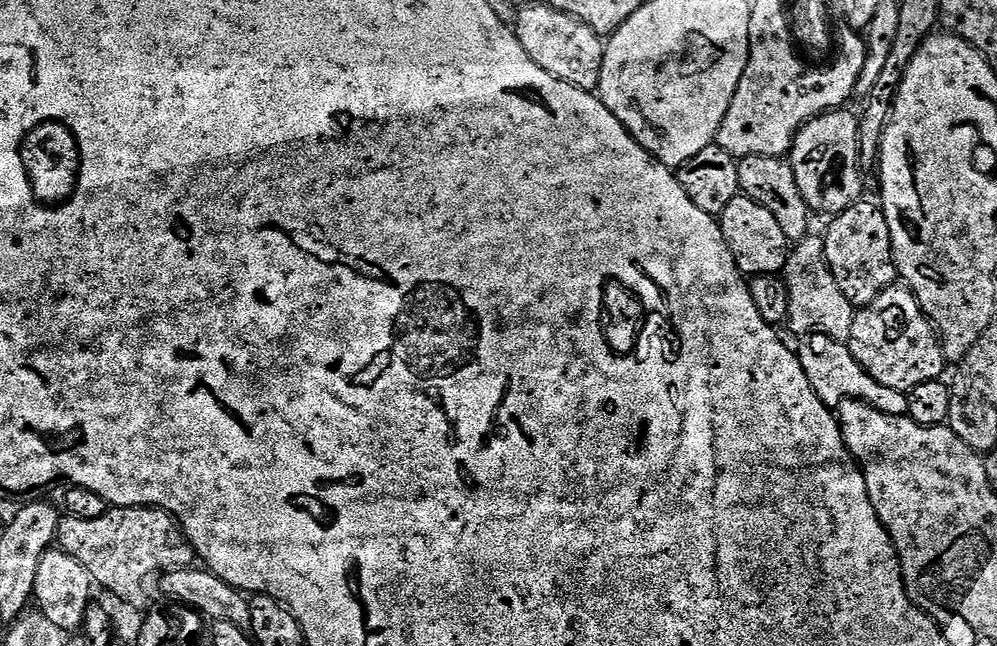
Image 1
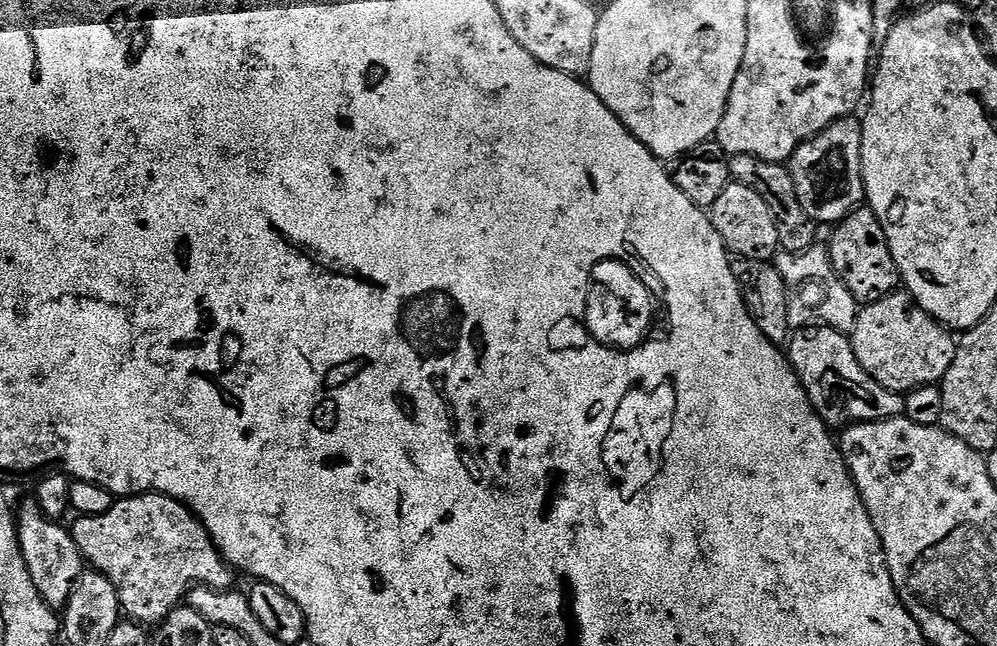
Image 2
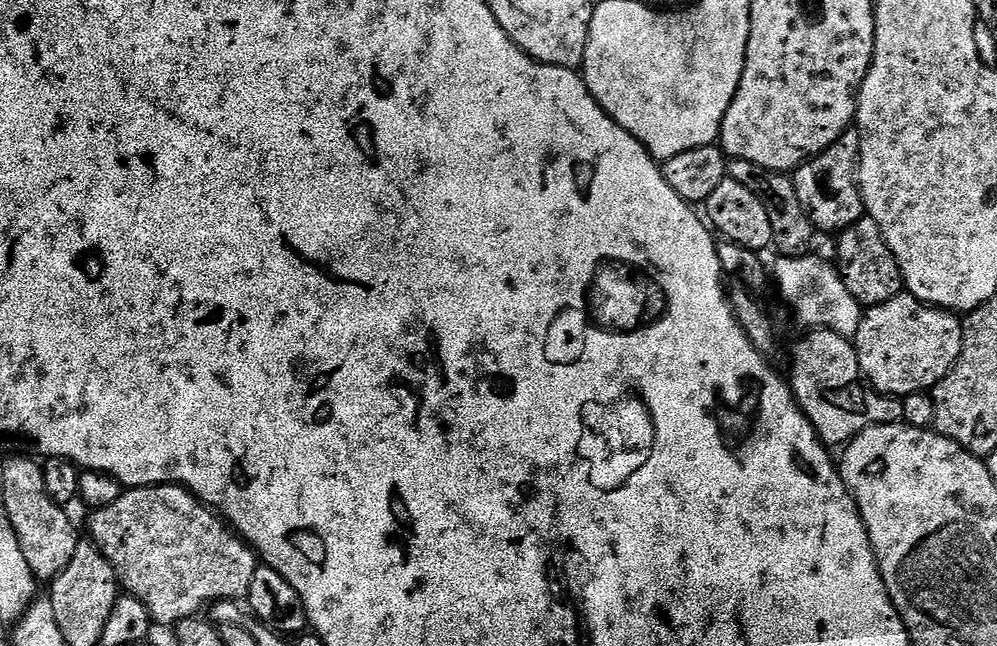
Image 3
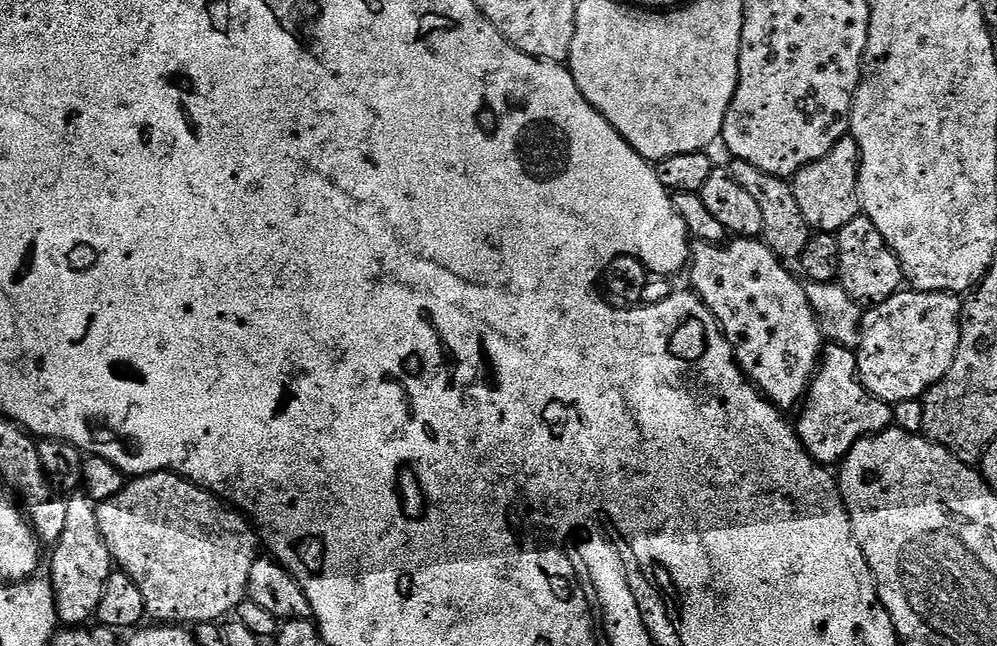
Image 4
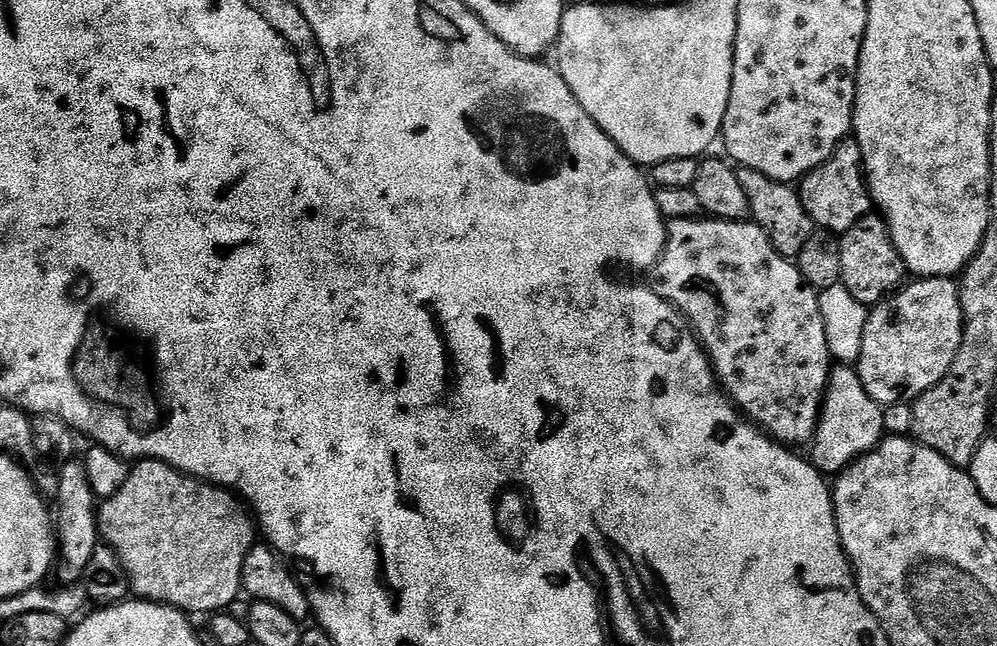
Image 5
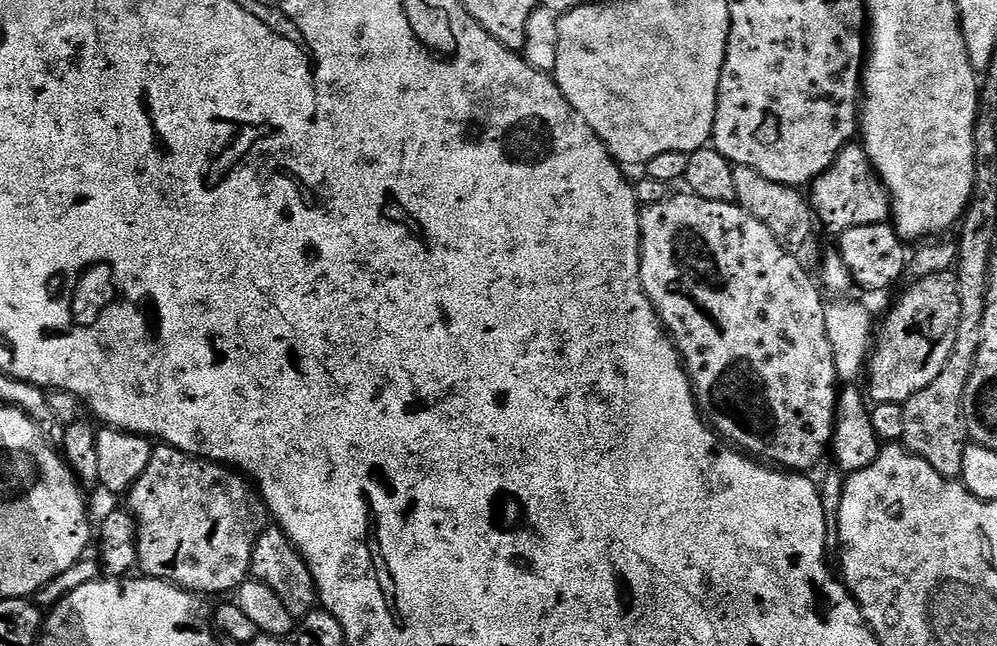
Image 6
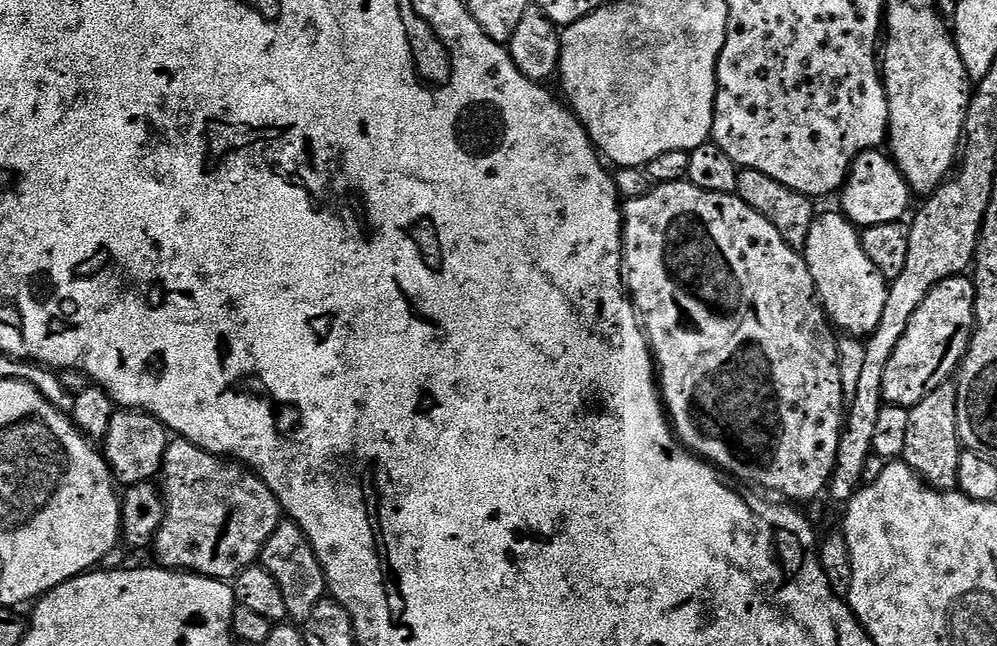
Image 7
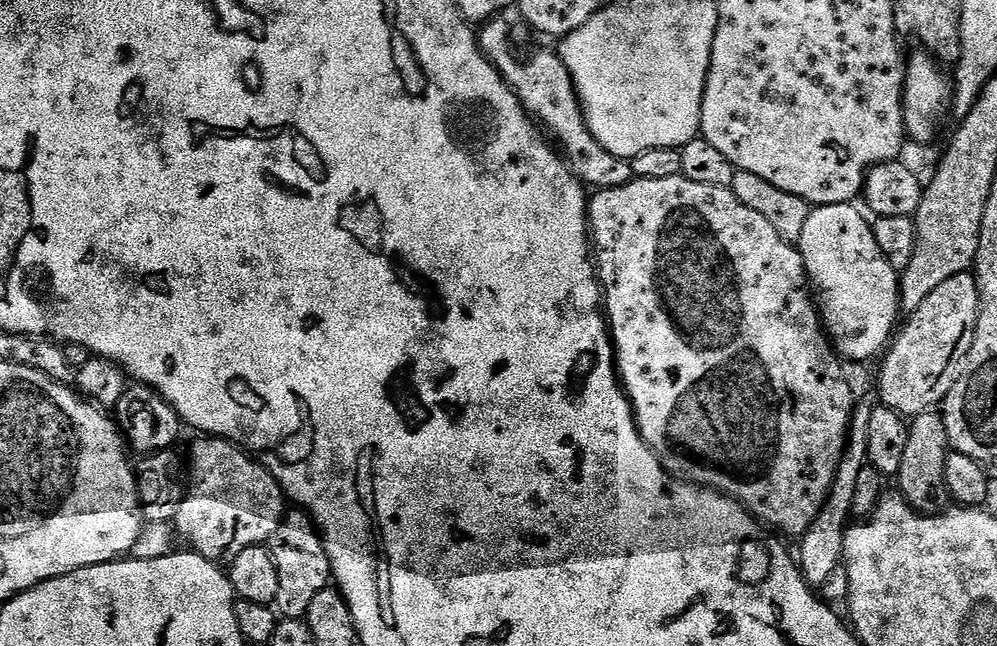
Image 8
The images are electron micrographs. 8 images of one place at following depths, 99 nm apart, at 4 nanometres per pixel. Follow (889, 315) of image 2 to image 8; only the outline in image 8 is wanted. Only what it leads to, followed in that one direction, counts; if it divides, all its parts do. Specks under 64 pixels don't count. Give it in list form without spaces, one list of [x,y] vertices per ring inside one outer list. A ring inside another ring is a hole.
[[[967,271],[954,278],[946,278],[946,282],[942,282],[942,286],[938,286],[938,290],[934,290],[934,294],[930,294],[930,298],[922,302],[922,306],[918,306],[918,310],[911,312],[907,317],[908,325],[904,329],[901,327],[898,335],[891,341],[883,357],[885,360],[880,368],[880,376],[878,372],[879,403],[899,412],[905,418],[915,418],[924,412],[939,409],[964,371],[964,363],[968,361],[968,355],[974,346],[979,317],[980,295],[975,275]]]

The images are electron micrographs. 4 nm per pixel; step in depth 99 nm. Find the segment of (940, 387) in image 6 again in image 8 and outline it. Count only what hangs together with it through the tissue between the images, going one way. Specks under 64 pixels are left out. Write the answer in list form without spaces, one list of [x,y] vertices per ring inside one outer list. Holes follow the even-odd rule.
[[[939,411],[924,412],[911,421],[906,442],[906,455],[902,458],[898,477],[898,483],[900,483],[898,492],[915,512],[923,512],[926,516],[937,516],[939,512],[948,511],[950,497],[944,481],[944,471],[949,451],[944,417]]]

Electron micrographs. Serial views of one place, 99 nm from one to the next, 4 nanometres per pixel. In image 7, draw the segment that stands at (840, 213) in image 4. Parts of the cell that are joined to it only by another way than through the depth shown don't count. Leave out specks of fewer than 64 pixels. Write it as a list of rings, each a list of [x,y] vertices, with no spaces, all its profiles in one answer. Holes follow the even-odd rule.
[[[871,148],[854,158],[848,178],[838,193],[838,199],[839,211],[849,222],[863,230],[870,226],[901,223],[909,215],[908,207],[912,204],[914,193],[891,155],[880,148]]]

